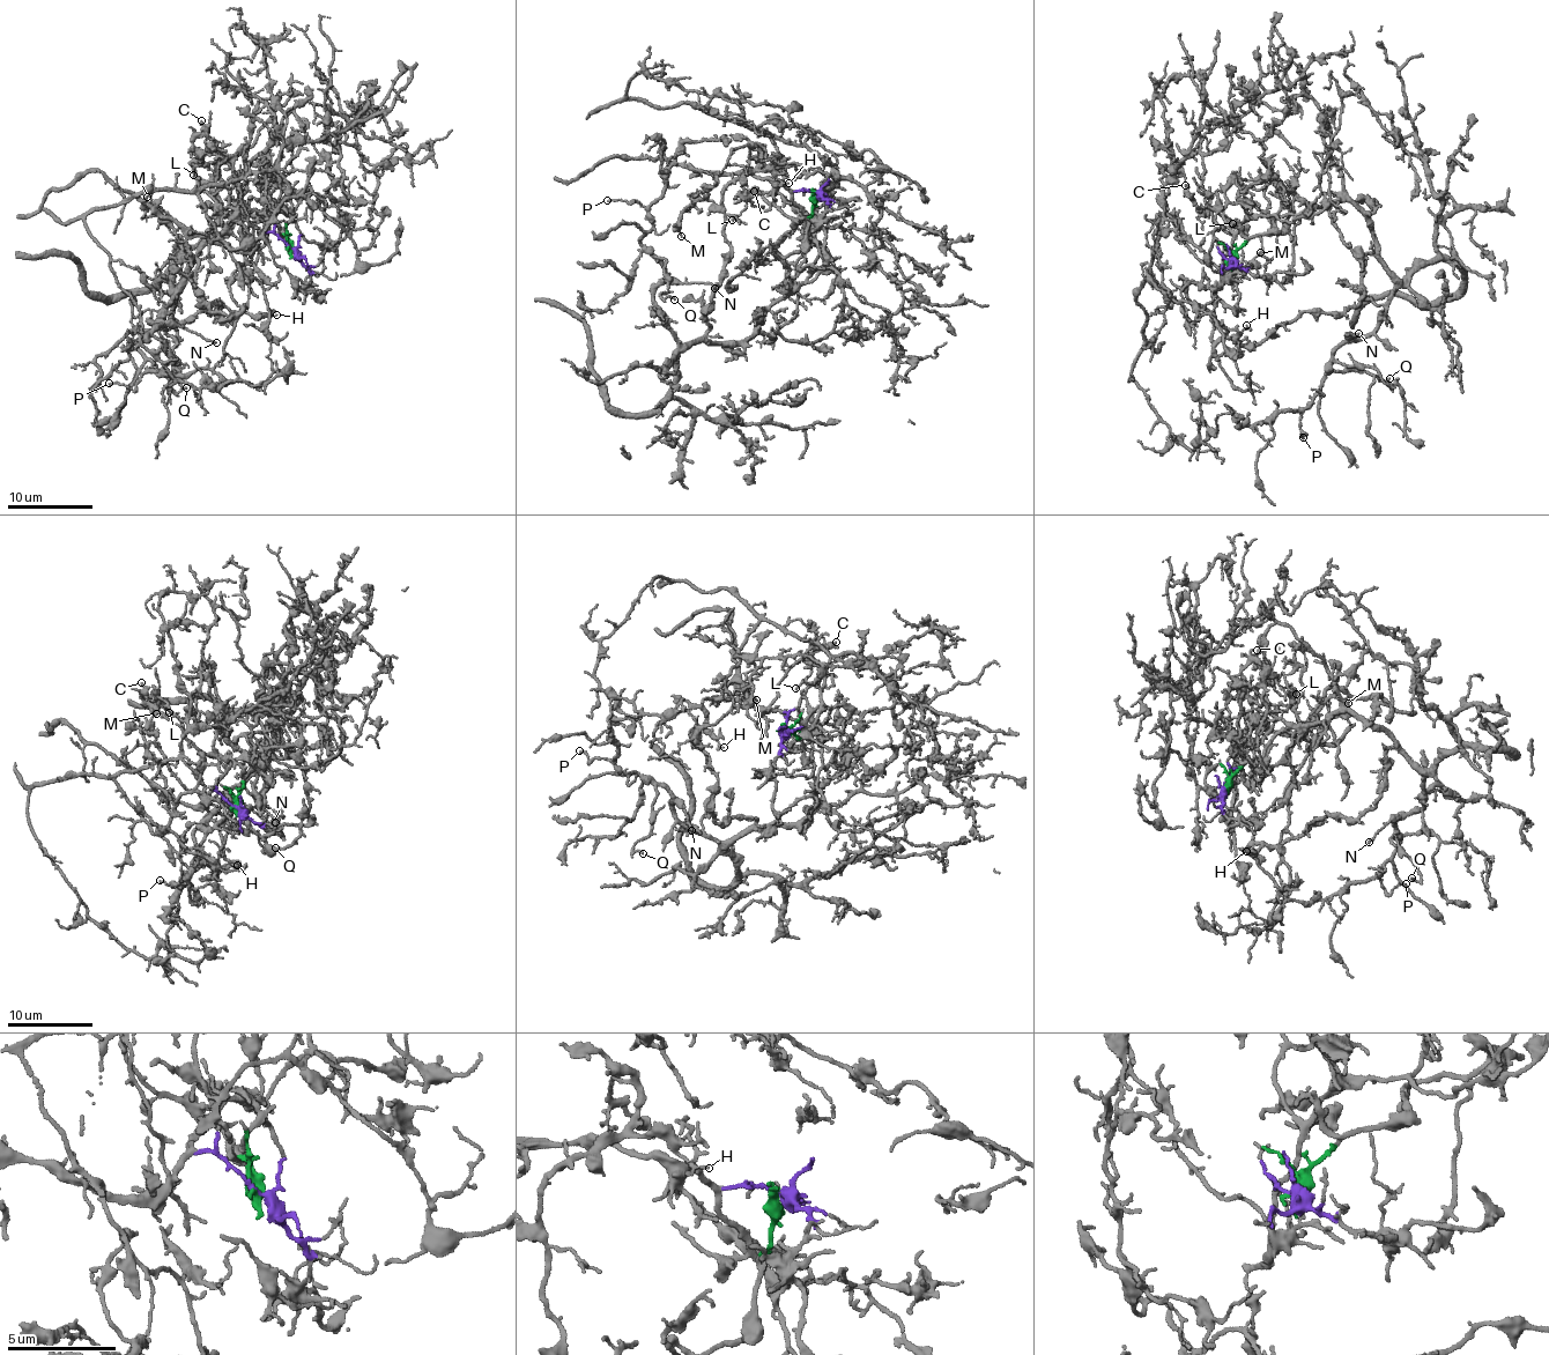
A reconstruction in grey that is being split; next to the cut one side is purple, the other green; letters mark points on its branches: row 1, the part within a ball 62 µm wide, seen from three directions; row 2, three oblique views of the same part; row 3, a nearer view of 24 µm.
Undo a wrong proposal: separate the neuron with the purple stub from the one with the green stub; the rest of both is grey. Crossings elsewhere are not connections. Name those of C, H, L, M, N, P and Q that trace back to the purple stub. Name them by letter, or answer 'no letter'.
C, L, M

